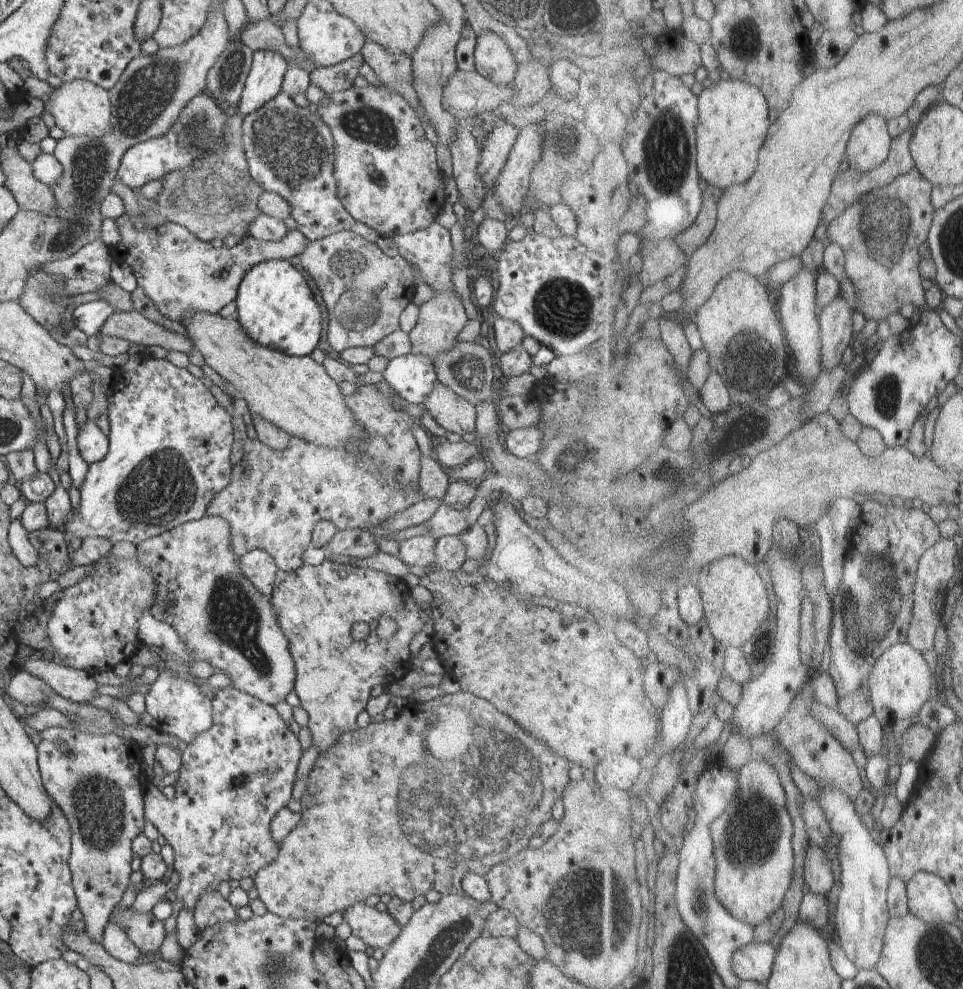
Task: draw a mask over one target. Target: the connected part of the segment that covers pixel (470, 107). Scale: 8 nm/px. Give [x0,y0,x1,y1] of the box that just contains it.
[442,69,512,123]

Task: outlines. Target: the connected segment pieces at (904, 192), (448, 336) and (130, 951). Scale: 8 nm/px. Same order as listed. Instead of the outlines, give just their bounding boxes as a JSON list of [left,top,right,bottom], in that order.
[[828,167,937,320],[409,290,469,362],[101,923,142,964]]

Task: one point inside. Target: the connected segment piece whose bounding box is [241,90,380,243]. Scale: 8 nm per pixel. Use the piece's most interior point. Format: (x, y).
(289, 151)

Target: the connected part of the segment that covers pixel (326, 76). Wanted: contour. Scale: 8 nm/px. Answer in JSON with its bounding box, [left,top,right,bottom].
[308,52,364,95]

